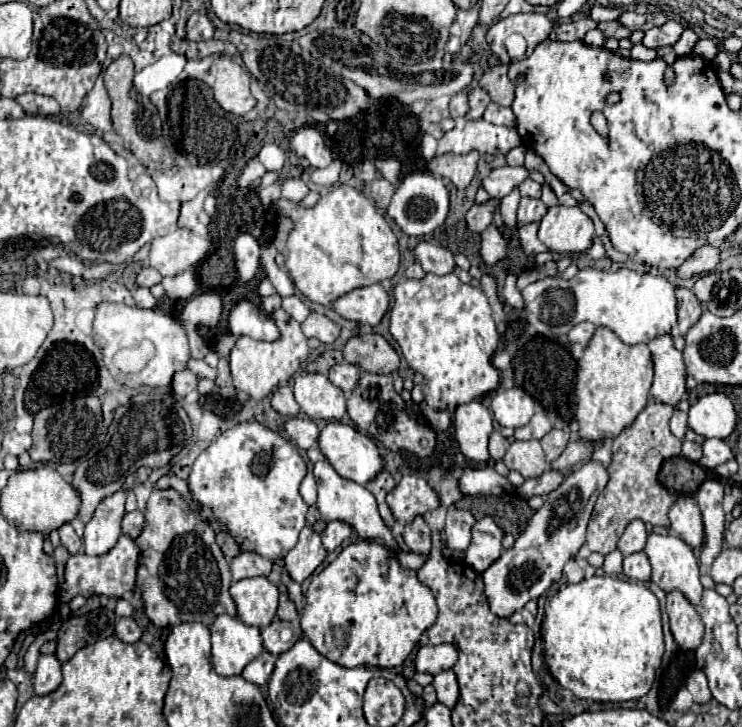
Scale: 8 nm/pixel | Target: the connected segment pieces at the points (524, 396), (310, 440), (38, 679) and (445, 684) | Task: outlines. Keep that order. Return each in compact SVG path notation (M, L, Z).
M520 387L496 391L490 407L494 419L502 427L510 427L510 429L526 425L534 415L534 399L528 393L524 393Z
M294 417L286 423L286 433L288 437L300 447L300 449L310 449L318 445L320 439L320 423L308 419L308 417Z
M40 655L38 667L34 671L34 693L48 695L62 683L62 663L54 655Z
M446 669L446 671L440 671L436 677L434 677L434 683L436 687L436 693L438 693L438 701L444 703L446 707L454 707L456 701L458 701L458 683L456 683L456 675L452 669Z

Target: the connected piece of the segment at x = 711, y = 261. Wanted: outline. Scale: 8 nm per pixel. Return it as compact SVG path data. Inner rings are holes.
M704 245L704 247L696 249L690 259L686 259L682 269L678 269L678 275L690 277L690 273L696 273L696 275L710 273L718 265L718 261L720 261L720 249L712 247L712 245ZM684 273L688 273L688 275L684 275Z

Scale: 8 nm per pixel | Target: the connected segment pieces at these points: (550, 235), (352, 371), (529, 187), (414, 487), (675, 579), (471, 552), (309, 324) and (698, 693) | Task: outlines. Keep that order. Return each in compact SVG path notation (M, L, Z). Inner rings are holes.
M550 207L538 227L538 239L556 253L580 253L592 245L594 225L580 207Z
M338 363L338 365L334 365L330 369L330 381L336 387L340 387L346 395L354 389L354 385L356 385L358 379L360 379L360 371L352 363Z
M526 179L524 183L520 183L520 195L522 197L534 197L534 199L540 199L540 185L536 183L536 181L532 181L532 179Z
M404 475L386 501L396 521L402 525L412 521L416 515L424 515L440 507L438 493L418 475Z
M650 533L646 547L644 547L650 565L652 565L652 581L664 589L664 591L672 591L672 589L680 589L690 603L698 603L702 597L702 585L700 585L700 573L698 573L698 561L696 561L696 553L694 549L682 541L678 535L658 535L658 533Z
M486 515L478 519L472 527L472 543L466 549L466 563L478 573L484 573L502 555L504 531L498 527L496 519Z
M312 311L308 319L302 323L302 331L306 337L316 337L322 343L334 343L340 335L340 327L334 321L330 321L326 315L316 311Z
M696 669L696 671L692 671L692 673L688 675L686 687L688 687L688 691L692 693L692 697L694 697L696 703L706 703L706 701L712 699L712 693L710 693L708 681L706 681L706 675L704 675L700 669Z

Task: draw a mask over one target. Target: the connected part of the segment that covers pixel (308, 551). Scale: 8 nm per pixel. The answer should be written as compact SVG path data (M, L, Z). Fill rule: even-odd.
M306 525L300 531L298 543L286 553L286 569L294 581L302 583L314 573L314 569L324 561L324 557L326 549L320 541L320 535Z

